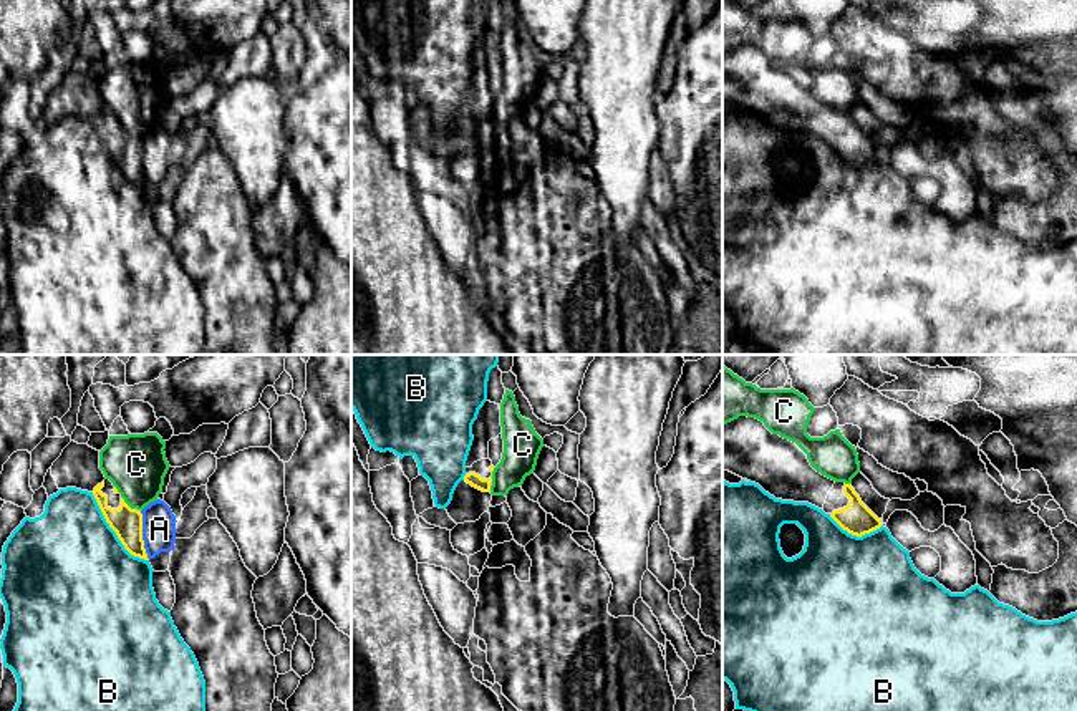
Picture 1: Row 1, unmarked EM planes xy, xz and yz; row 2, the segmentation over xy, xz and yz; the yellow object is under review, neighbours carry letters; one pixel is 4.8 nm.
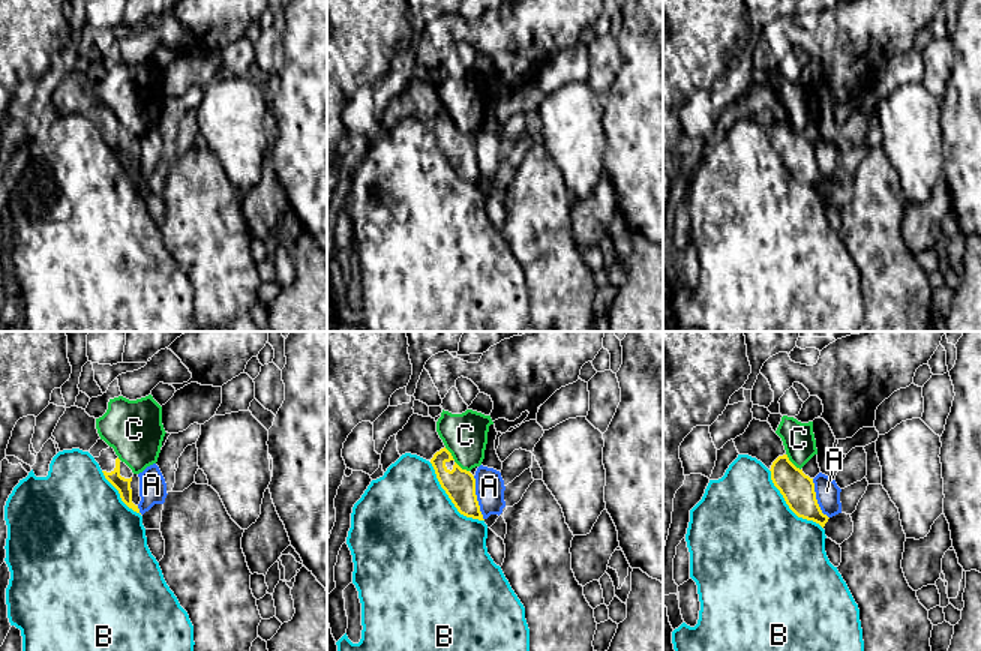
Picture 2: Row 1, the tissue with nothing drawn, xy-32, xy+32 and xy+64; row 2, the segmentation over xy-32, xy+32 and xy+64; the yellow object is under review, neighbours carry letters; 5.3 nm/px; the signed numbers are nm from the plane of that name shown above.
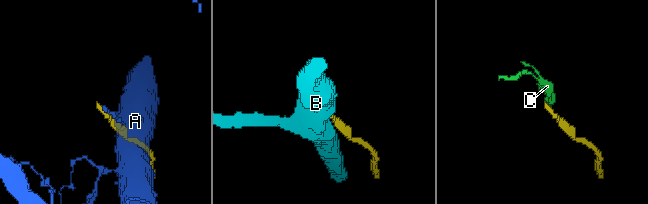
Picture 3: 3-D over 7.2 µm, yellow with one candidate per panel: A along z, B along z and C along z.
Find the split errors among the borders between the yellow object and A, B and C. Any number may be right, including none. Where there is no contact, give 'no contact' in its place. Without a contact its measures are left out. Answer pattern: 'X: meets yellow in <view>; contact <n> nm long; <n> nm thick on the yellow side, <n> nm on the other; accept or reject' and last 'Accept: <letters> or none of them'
A: meets yellow in xy; contact 240 nm long; 150 nm thick on the yellow side, 160 nm on the other; reject
B: meets yellow in xy; contact 440 nm long; 150 nm thick on the yellow side, 480 nm on the other; reject
C: meets yellow in xy; contact 120 nm long; 150 nm thick on the yellow side, 300 nm on the other; reject
Accept: none of them

